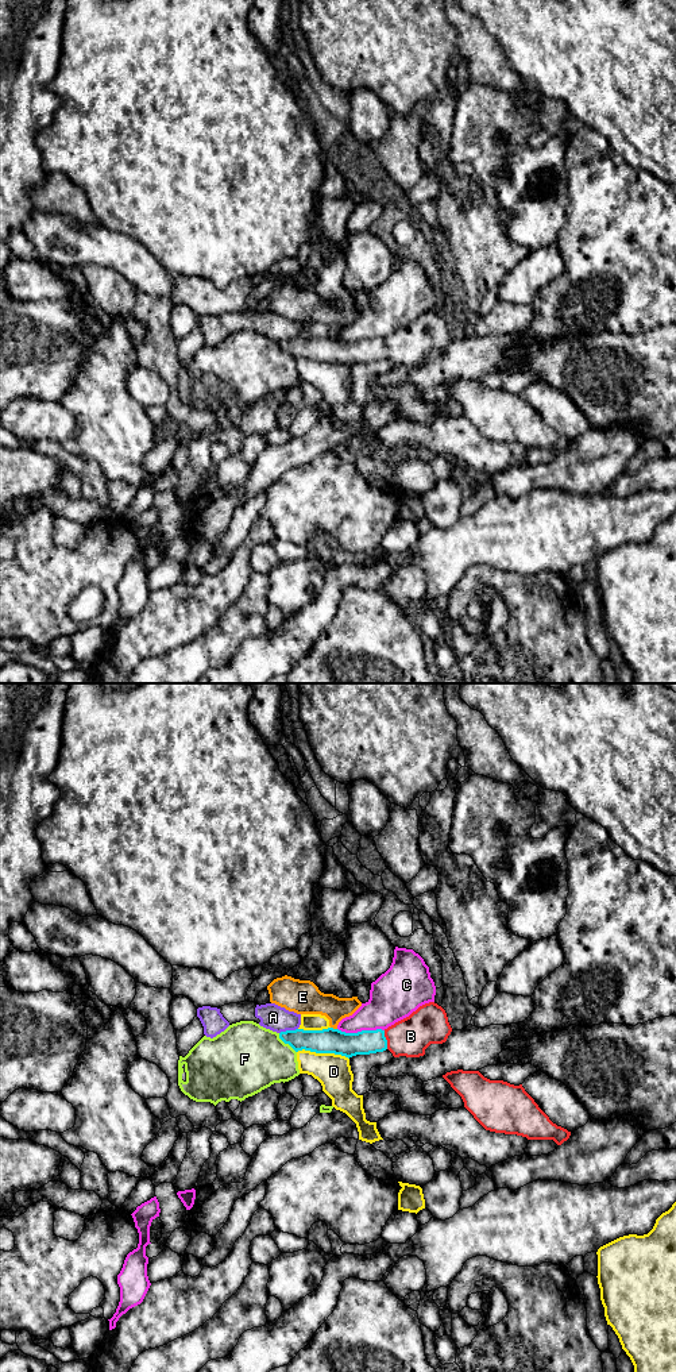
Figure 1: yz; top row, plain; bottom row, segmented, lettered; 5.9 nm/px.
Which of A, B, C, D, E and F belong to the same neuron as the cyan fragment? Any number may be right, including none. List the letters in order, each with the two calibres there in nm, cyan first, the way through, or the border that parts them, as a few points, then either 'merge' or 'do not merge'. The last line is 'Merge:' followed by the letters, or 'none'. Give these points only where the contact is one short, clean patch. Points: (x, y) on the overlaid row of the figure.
A: 140/150 nm | do not merge
B: 140/220 nm | across yz (367, 1041), (386, 1040), (410, 1036) | merge
C: 150/240 nm | along yz (338, 1028), (346, 1032), (383, 1031) | do not merge
D: 150/200 nm | along yz (297, 1051), (333, 1052), (348, 1059) | do not merge
E: 150/200 nm | do not merge
F: 140/420 nm | do not merge
Merge: B

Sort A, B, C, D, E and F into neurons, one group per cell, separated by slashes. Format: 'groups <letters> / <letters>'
groups A / B / C / D / E / F

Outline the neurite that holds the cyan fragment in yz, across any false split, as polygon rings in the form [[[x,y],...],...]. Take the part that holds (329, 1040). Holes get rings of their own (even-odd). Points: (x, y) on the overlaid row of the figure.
[[[434,1002],[425,1003],[409,1017],[387,1029],[345,1033],[328,1028],[322,1030],[286,1030],[279,1038],[295,1052],[335,1053],[345,1057],[370,1055],[389,1049],[394,1057],[420,1057],[430,1044],[443,1044],[451,1034],[445,1010]]]

